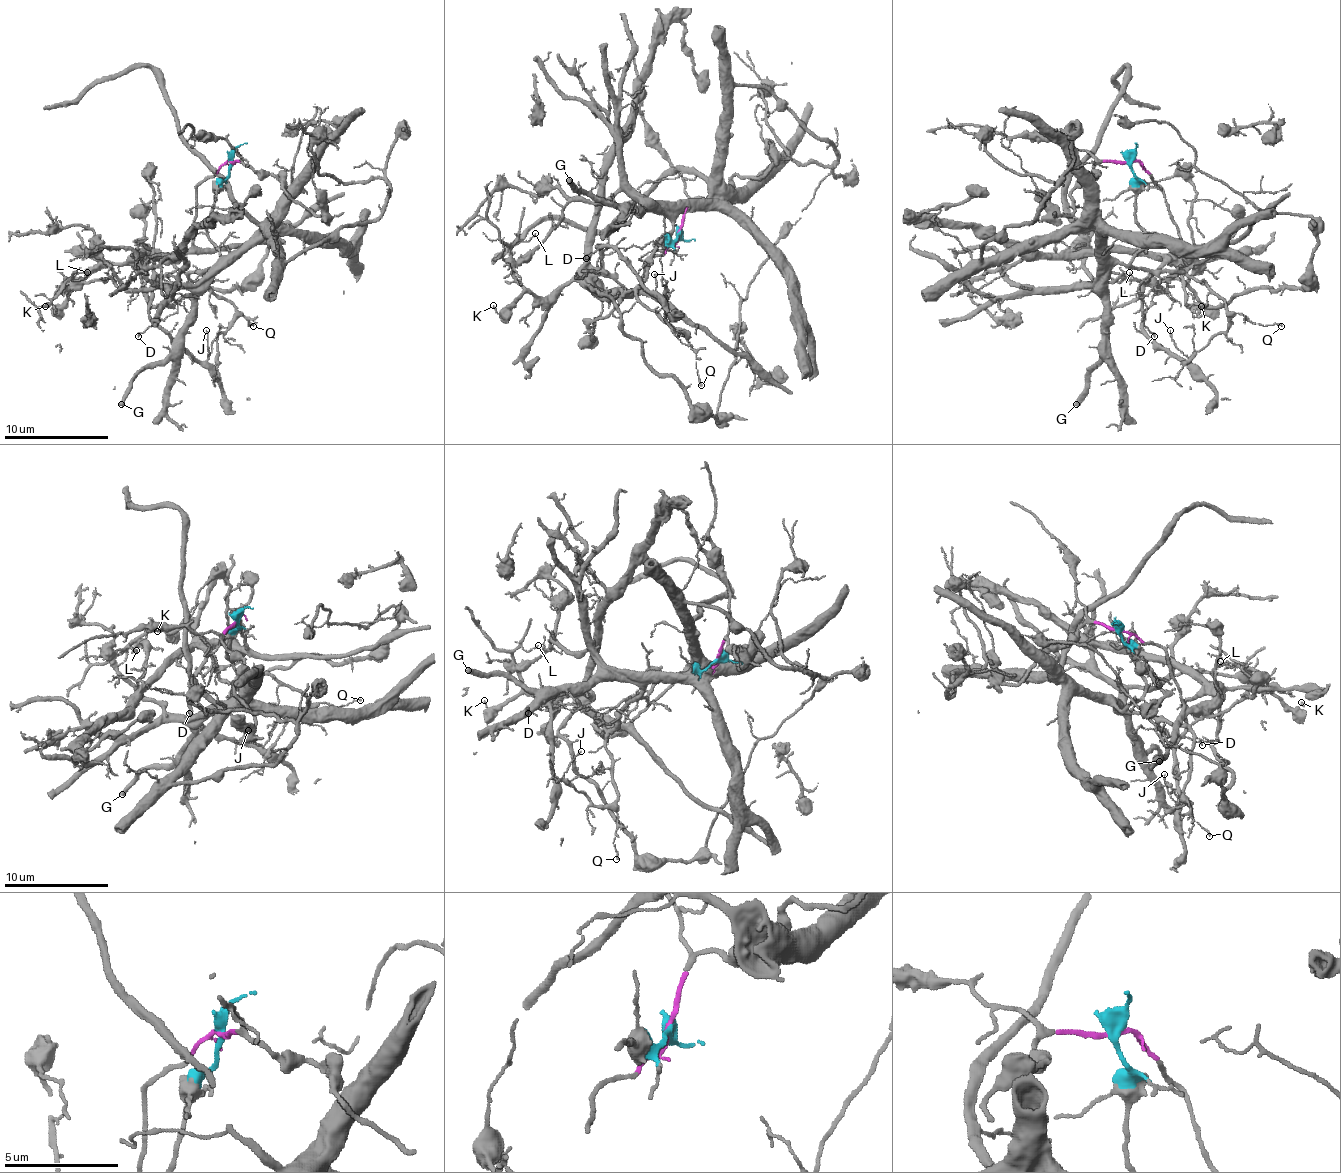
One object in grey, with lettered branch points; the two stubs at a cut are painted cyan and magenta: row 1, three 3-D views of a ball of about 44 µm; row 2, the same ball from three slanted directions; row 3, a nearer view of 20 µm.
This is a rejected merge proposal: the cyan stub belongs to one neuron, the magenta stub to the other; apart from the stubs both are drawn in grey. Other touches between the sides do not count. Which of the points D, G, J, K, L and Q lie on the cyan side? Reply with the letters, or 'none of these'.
G, Q

